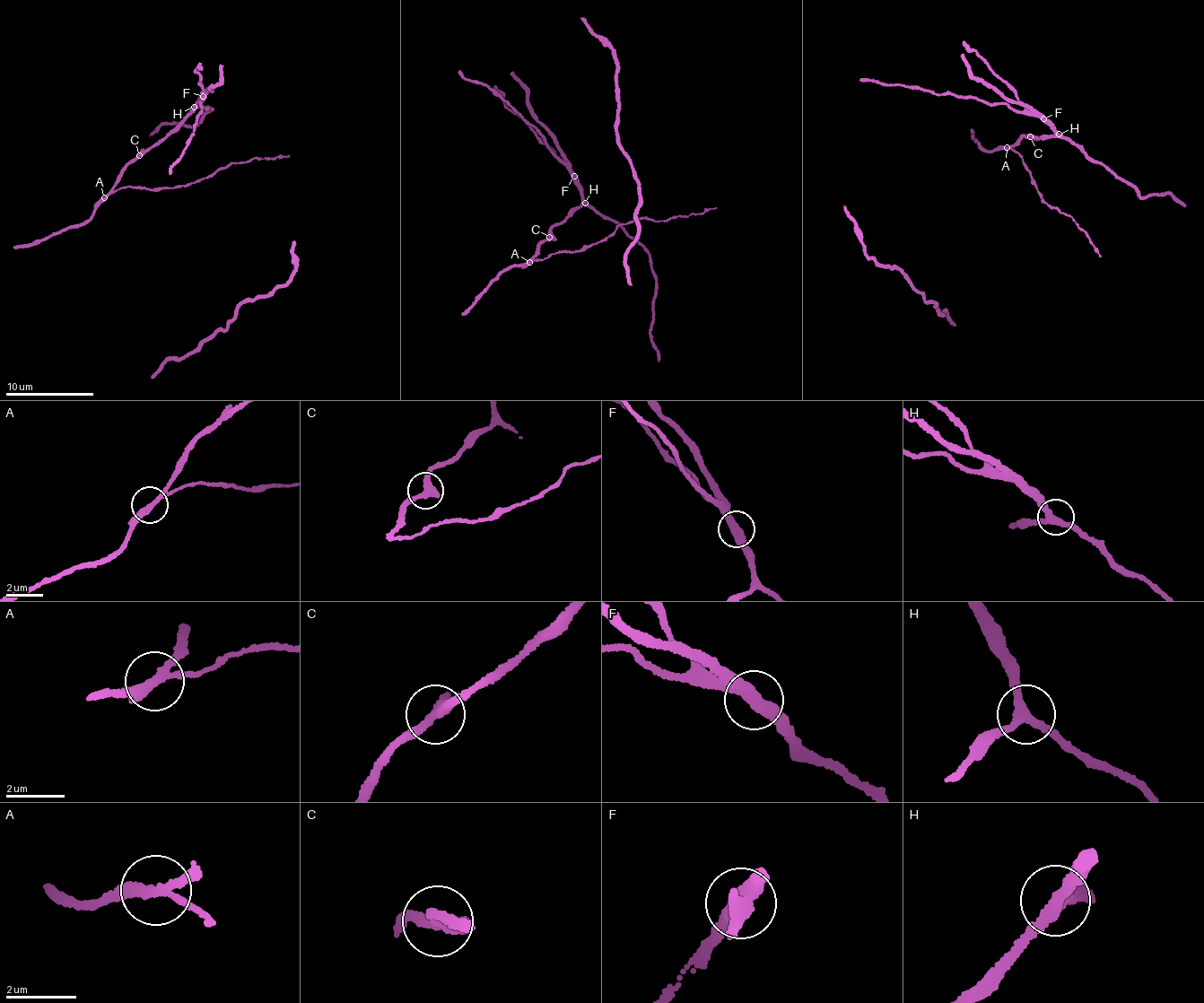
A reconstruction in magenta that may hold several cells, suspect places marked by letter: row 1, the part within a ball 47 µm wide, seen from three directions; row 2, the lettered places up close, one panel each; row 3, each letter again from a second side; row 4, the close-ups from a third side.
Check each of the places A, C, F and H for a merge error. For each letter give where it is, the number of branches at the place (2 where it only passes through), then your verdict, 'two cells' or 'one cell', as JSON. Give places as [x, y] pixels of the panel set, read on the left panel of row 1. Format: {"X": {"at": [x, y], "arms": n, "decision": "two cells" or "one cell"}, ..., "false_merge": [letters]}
{"A": {"at": [104, 197], "arms": 3, "decision": "two cells"}, "C": {"at": [139, 155], "arms": 2, "decision": "one cell"}, "F": {"at": [203, 96], "arms": 2, "decision": "two cells"}, "H": {"at": [194, 107], "arms": 3, "decision": "one cell"}, "false_merge": ["A", "F"]}

